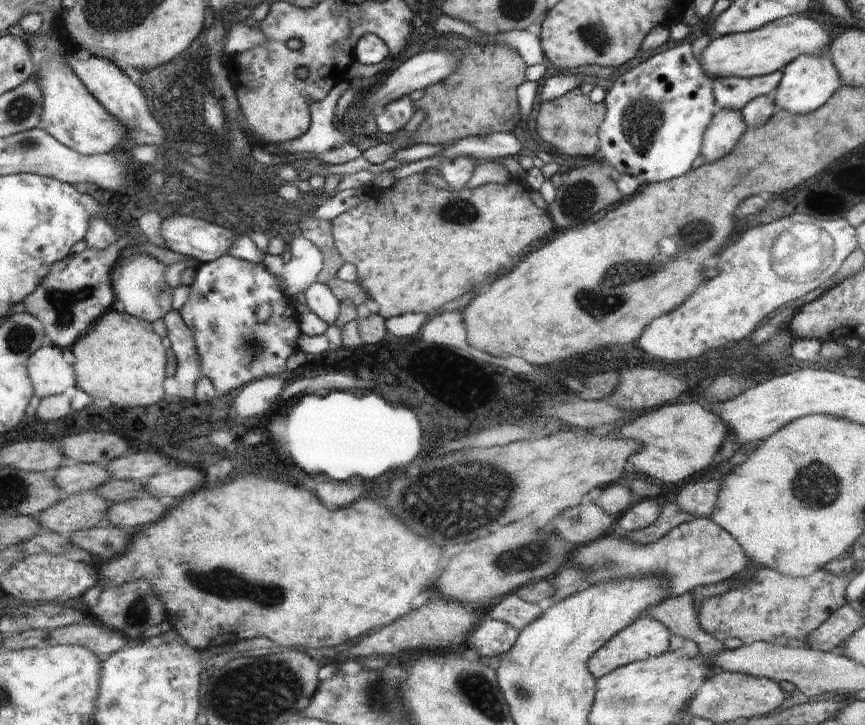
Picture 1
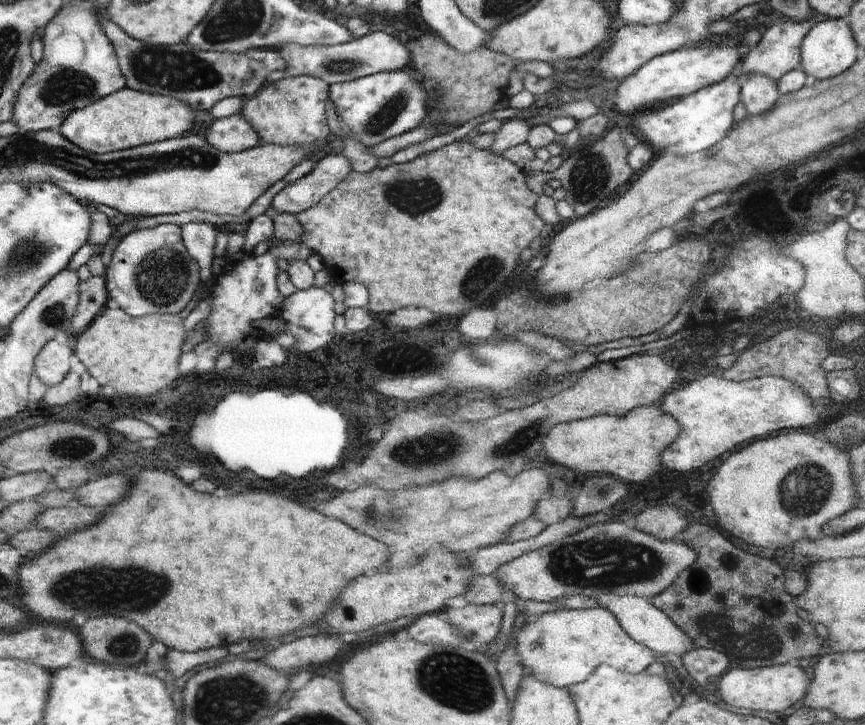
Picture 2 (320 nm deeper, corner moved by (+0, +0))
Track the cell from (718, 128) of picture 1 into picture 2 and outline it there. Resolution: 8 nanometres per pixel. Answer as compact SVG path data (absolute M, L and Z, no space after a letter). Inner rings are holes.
M748 75L741 86L741 101L746 106L747 114L760 114L771 110L779 97L777 81L768 75Z

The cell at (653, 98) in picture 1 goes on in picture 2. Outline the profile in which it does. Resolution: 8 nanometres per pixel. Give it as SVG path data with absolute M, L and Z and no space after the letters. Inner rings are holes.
M730 73L724 80L701 88L683 99L662 103L639 111L630 120L622 124L635 126L639 137L648 142L654 151L674 151L679 155L688 155L709 150L726 136L734 122L734 106L741 101L739 78Z

